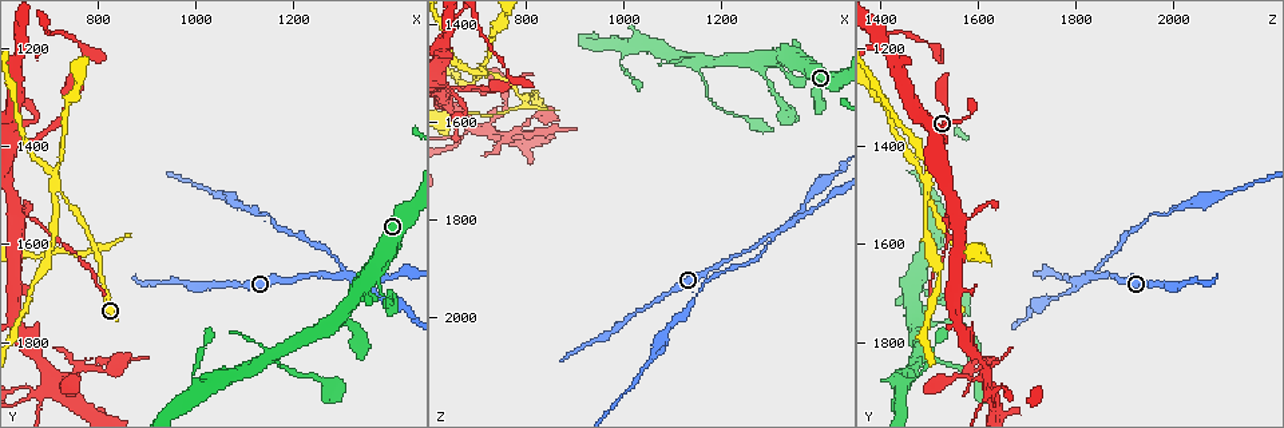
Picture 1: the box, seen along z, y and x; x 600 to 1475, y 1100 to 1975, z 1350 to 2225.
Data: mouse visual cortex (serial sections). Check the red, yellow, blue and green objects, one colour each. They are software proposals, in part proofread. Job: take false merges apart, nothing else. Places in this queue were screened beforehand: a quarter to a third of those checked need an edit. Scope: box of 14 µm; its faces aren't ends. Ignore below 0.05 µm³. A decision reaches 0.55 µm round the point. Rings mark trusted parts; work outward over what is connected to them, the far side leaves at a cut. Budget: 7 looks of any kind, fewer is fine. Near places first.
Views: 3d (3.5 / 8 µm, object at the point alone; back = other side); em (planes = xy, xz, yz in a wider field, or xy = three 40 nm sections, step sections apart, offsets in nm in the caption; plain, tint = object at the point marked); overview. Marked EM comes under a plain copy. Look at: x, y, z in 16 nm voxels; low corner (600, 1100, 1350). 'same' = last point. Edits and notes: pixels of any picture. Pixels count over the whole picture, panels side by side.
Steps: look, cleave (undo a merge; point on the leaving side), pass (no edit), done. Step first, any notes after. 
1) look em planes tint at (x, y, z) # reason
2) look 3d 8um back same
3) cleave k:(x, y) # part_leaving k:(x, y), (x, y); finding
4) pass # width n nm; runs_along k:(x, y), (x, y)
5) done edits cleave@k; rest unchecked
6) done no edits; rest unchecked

look 3d 3.5um at (1150, 1830, 1480) # branch point

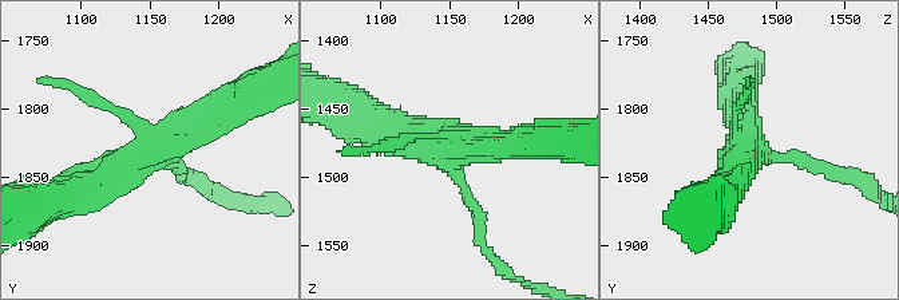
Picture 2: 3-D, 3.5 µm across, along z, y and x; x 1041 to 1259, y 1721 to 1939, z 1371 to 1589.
look em xy step 1 tint at (1154, 1828, 1480)

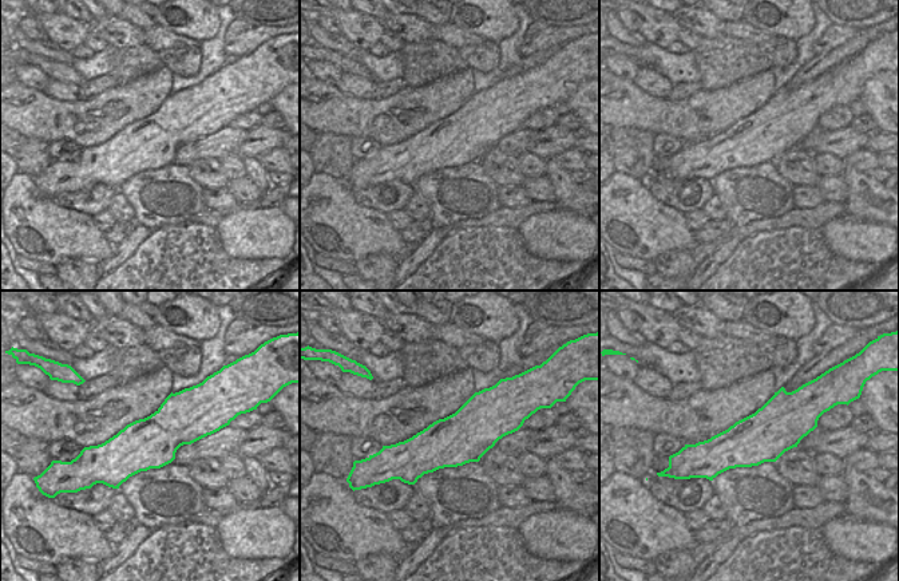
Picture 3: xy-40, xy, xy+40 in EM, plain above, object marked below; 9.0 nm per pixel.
look em xy step 2 tint same # another direction

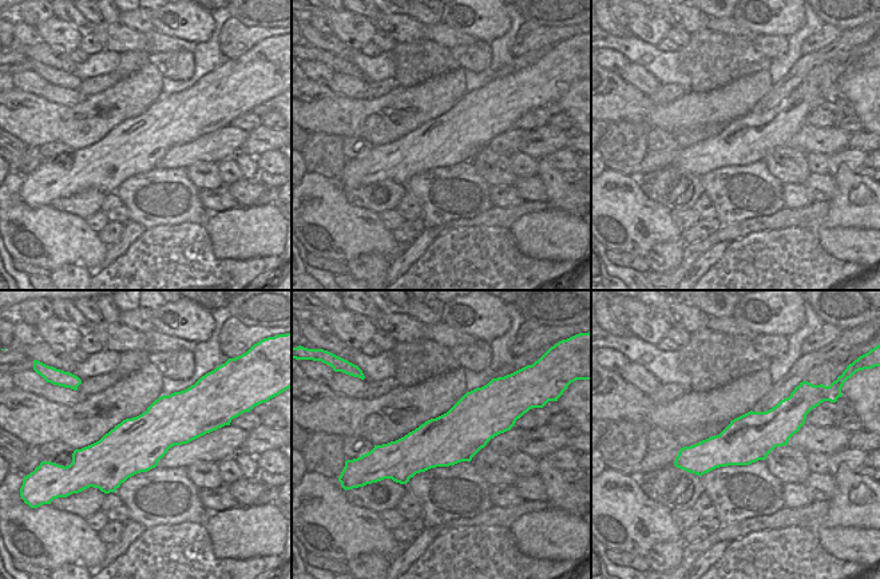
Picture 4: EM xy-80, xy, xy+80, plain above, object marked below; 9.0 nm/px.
pass # width 460 nm; runs_along 2:(232, 105), (80, 192); all the same cell

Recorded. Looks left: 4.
look 3d 3.5um at (1295, 1660, 1830) # side arm on a straight run

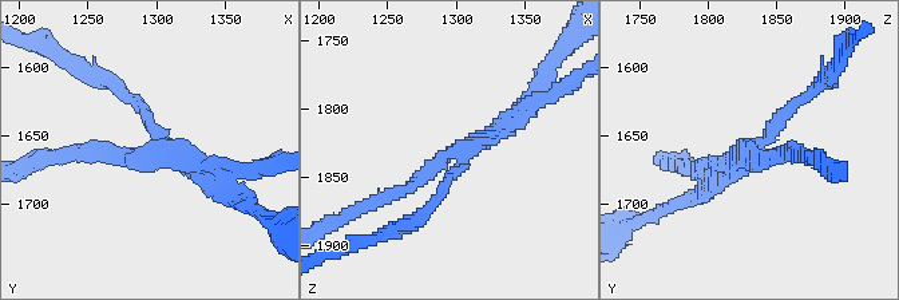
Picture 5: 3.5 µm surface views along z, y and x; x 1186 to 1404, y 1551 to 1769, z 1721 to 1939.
look em planes tint at (1302, 1660, 1832) # arms 3; arm_widths 150, 150, 200 nm

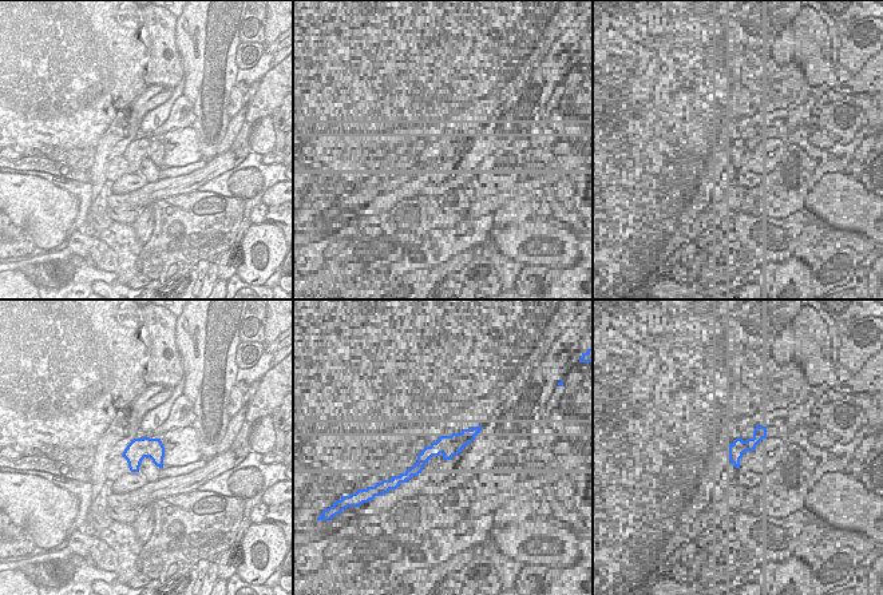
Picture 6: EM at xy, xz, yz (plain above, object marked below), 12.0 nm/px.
look em xy step 1 tint same

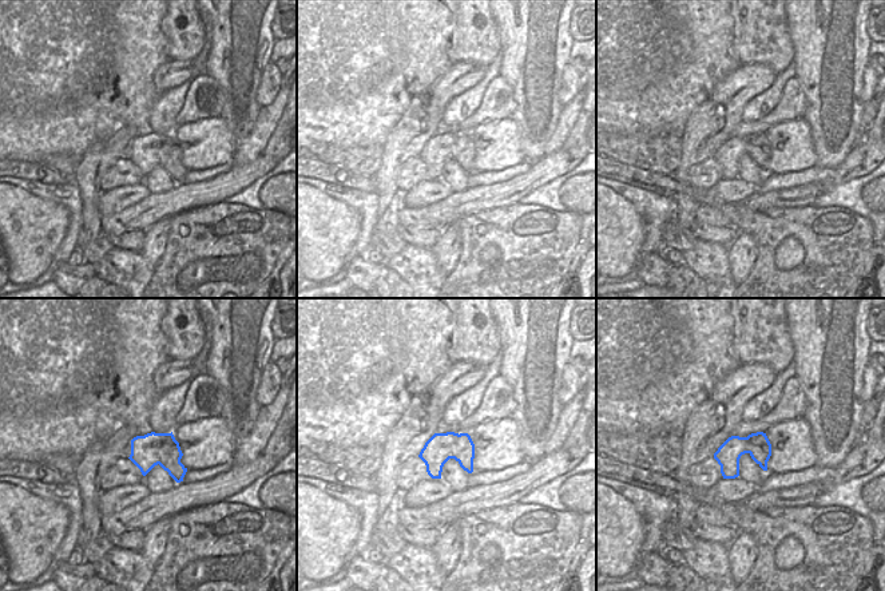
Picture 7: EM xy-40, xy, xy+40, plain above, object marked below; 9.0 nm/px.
cleave 5:(662, 212) # a second cell is stuck on

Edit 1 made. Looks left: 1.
done edits cleave@5; rest unchecked

